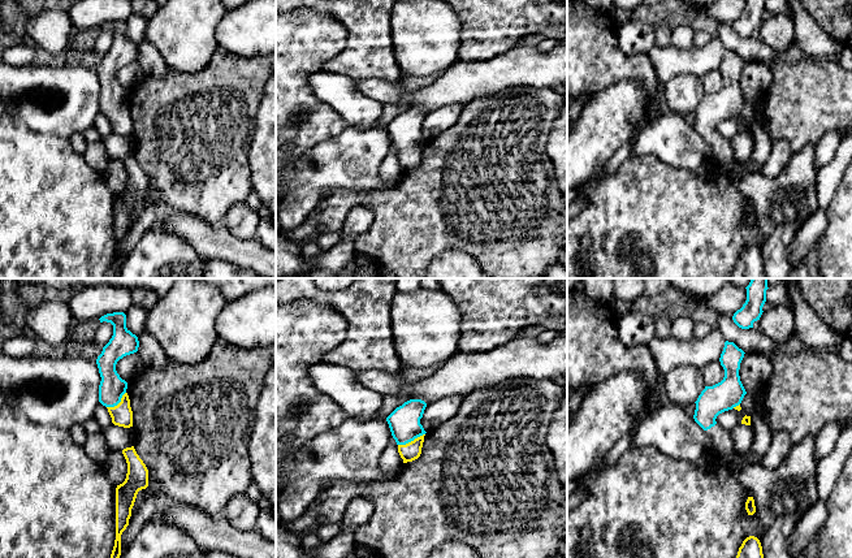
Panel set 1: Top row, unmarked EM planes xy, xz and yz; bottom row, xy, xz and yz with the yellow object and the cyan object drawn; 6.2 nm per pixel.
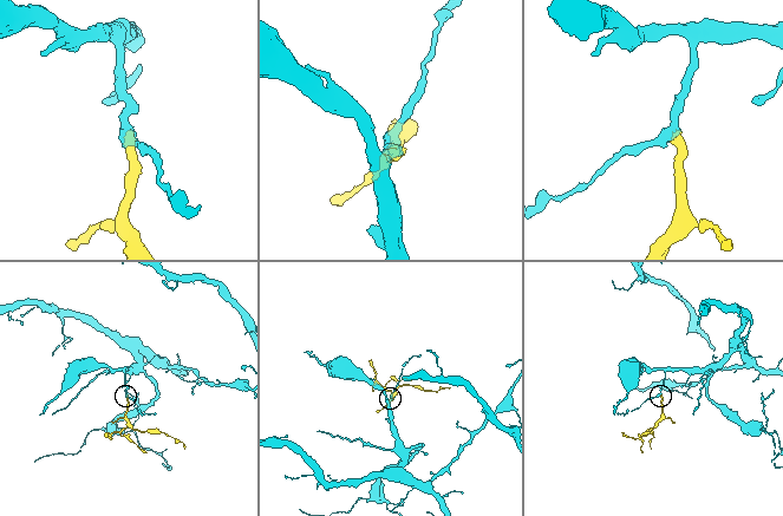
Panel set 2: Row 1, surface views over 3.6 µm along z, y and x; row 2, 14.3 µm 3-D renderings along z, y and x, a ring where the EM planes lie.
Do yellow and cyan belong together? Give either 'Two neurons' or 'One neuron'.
One neuron

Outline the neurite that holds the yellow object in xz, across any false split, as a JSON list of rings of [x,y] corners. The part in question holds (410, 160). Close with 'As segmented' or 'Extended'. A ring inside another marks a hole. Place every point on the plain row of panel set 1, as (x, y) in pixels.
[[[410,108],[397,116],[388,126],[393,147],[403,172],[418,168],[421,163],[425,139],[420,133],[427,112],[421,108]]]. Extended

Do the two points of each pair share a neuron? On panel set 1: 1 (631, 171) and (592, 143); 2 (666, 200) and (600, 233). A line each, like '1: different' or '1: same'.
1: different
2: same

